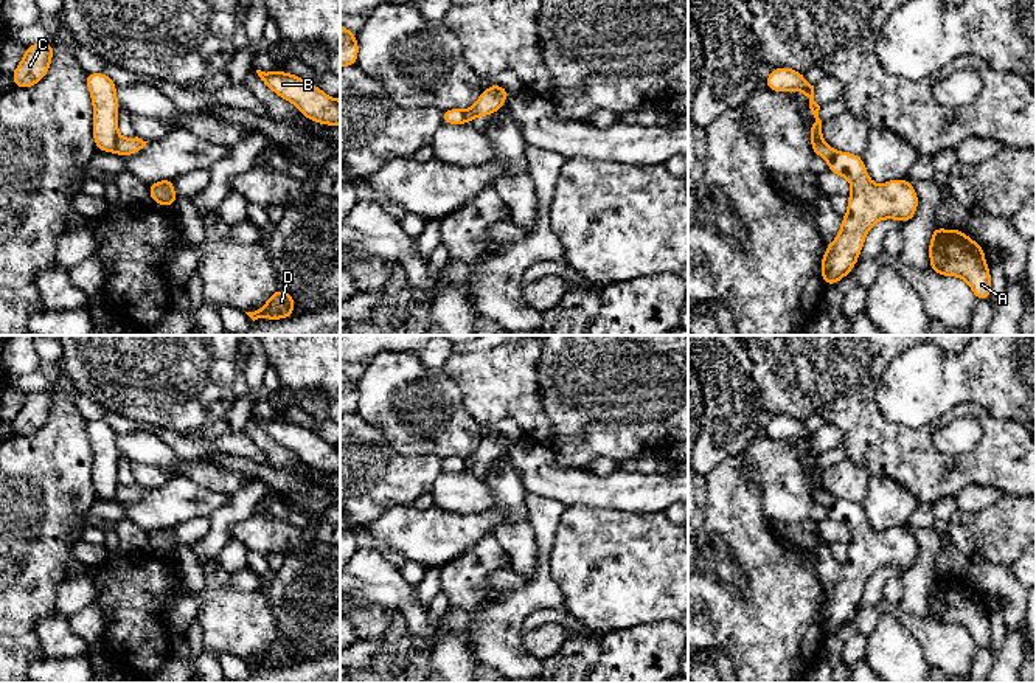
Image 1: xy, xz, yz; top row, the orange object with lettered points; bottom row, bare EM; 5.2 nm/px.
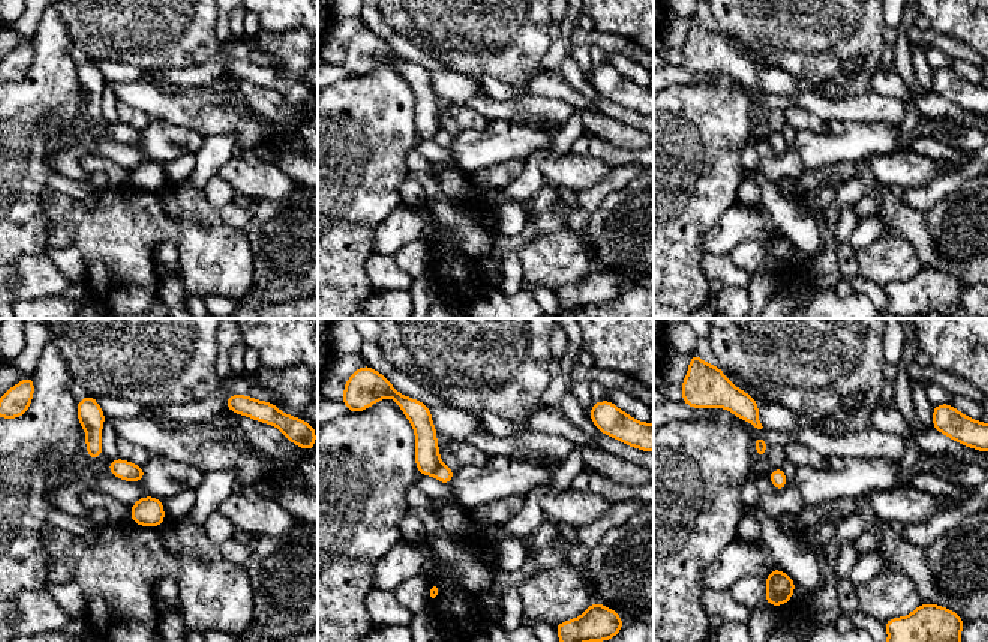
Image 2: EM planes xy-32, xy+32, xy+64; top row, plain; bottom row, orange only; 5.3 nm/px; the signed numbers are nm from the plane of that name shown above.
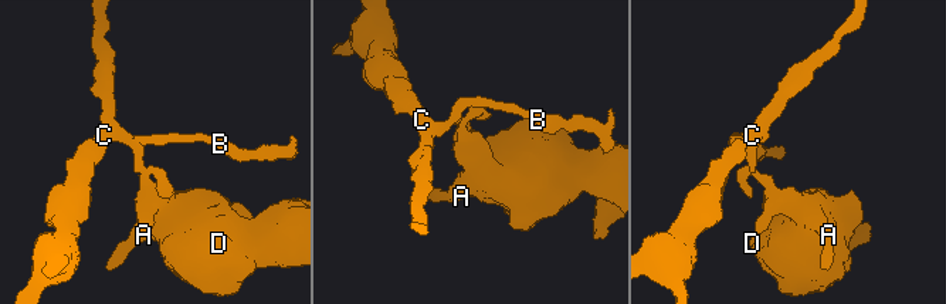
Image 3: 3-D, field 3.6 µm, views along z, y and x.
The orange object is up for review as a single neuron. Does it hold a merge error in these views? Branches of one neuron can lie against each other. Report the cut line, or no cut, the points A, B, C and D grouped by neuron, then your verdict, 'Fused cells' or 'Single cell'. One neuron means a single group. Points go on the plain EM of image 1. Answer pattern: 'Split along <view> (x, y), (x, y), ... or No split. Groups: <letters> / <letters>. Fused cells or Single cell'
Split along xy (118, 483), (112, 497). Groups: A D / B C. Fused cells

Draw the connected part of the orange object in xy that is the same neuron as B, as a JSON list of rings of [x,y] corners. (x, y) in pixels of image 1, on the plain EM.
[[[256,418],[261,428],[278,444],[292,450],[311,469],[339,473],[340,447],[328,444],[317,433],[290,421]]]

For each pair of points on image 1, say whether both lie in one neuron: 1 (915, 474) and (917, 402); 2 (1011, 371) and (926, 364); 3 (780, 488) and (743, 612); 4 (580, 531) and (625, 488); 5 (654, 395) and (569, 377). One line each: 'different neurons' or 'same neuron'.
1: different neurons
2: same neuron
3: different neurons
4: different neurons
5: same neuron

